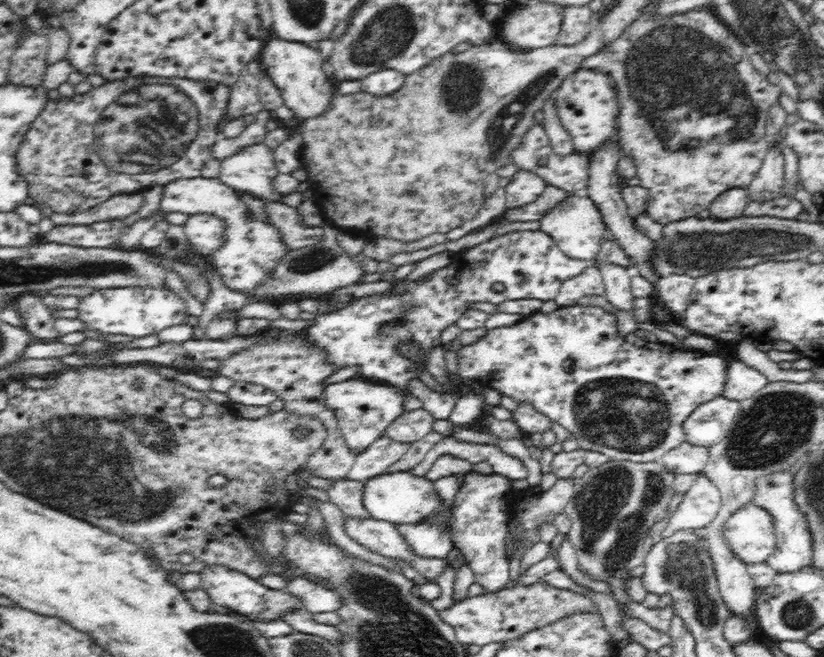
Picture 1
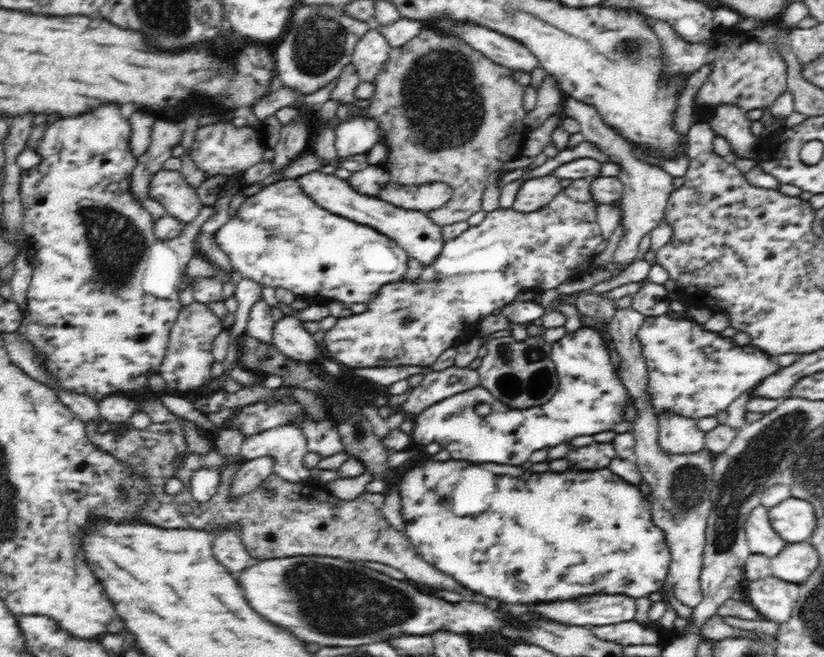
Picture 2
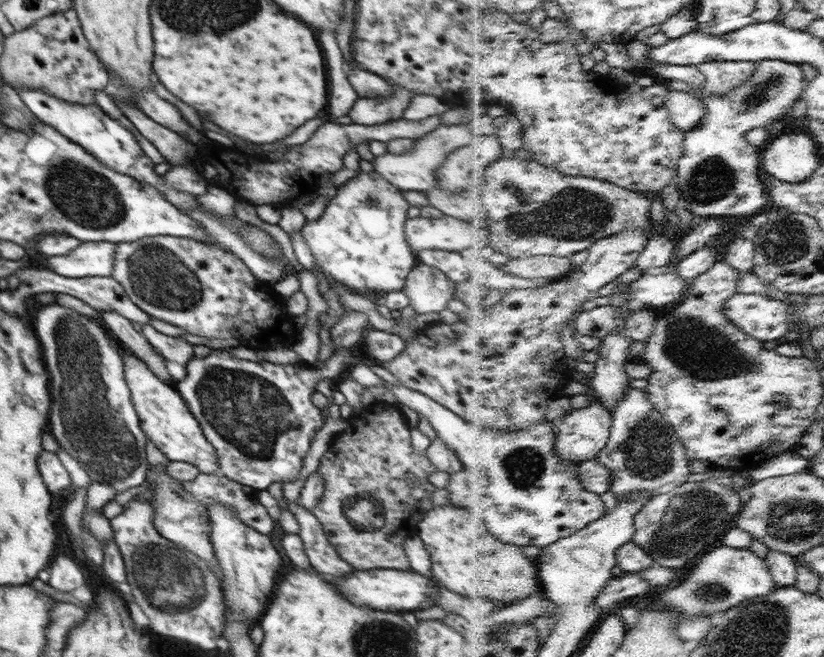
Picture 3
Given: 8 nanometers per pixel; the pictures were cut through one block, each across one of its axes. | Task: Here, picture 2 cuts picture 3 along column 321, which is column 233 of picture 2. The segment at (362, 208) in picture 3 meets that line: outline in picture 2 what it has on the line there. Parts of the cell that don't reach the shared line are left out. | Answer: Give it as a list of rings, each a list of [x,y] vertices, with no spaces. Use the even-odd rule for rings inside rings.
[[[297,179],[280,180],[246,196],[238,213],[228,217],[214,237],[220,249],[230,257],[231,272],[236,271],[240,278],[250,278],[260,286],[284,288],[306,298],[312,305],[342,302],[350,307],[368,303],[384,285],[404,281],[408,270],[409,254],[395,240],[371,226],[331,214],[304,193]]]

